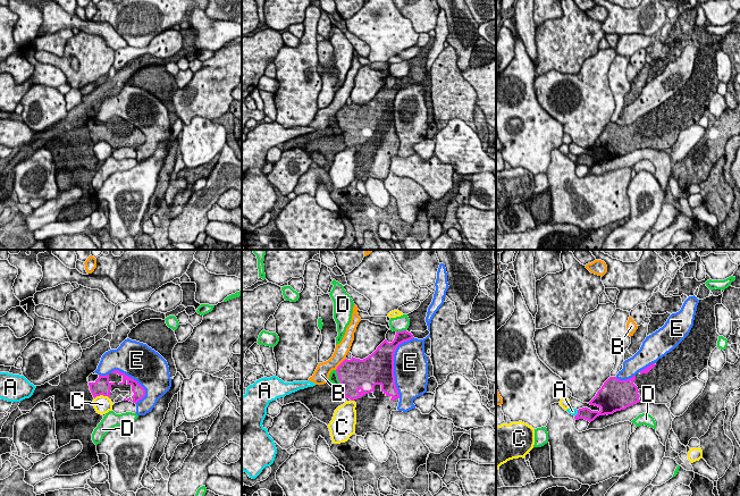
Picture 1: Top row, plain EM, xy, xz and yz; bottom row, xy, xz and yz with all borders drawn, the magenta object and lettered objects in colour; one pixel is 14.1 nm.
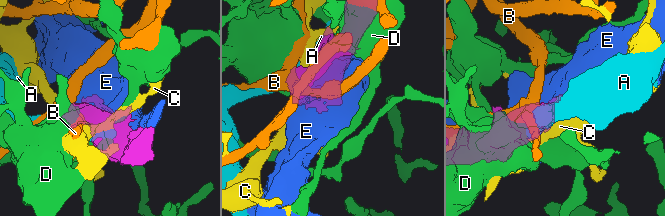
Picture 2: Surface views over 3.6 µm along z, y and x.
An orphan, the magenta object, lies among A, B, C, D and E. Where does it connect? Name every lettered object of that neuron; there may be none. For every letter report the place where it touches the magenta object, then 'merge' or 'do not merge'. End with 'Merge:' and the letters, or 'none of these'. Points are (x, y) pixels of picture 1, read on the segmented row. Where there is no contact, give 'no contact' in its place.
A: meets magenta in yz at (578, 413); do not merge
B: meets magenta in xz at (341, 363); do not merge
C: meets magenta in xy at (101, 394); do not merge
D: meets magenta in xz at (338, 378); do not merge
E: meets magenta in xz at (393, 364); do not merge
Merge: none of these

